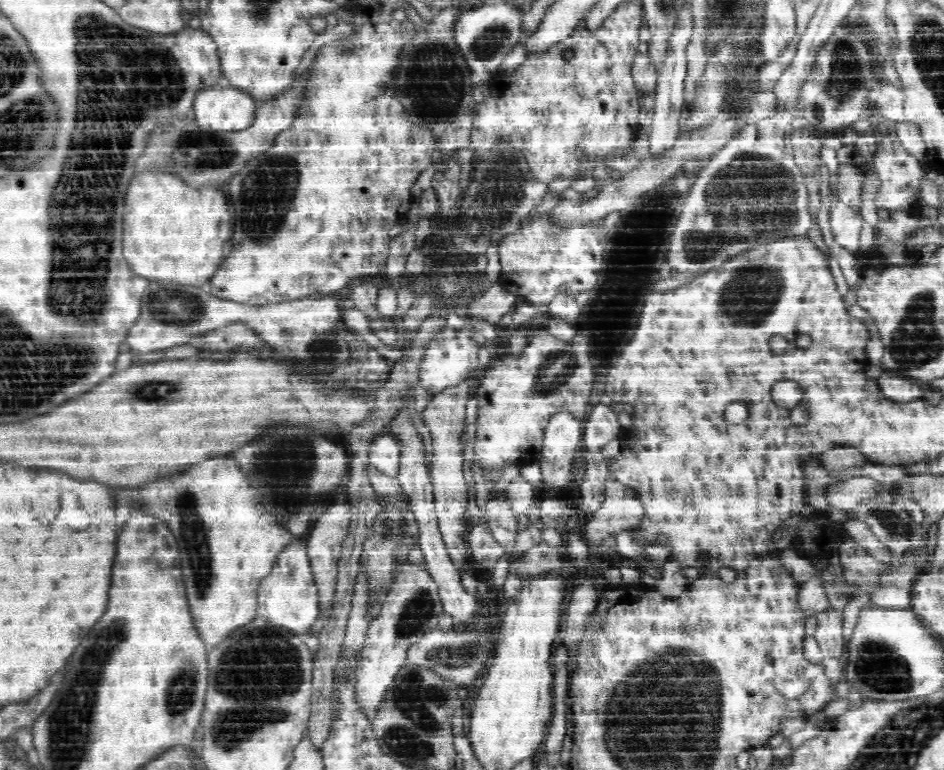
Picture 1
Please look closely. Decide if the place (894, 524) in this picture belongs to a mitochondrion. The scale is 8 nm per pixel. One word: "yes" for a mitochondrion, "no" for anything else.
yes

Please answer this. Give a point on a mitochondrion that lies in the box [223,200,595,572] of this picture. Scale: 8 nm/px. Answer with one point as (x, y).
(290, 459)

